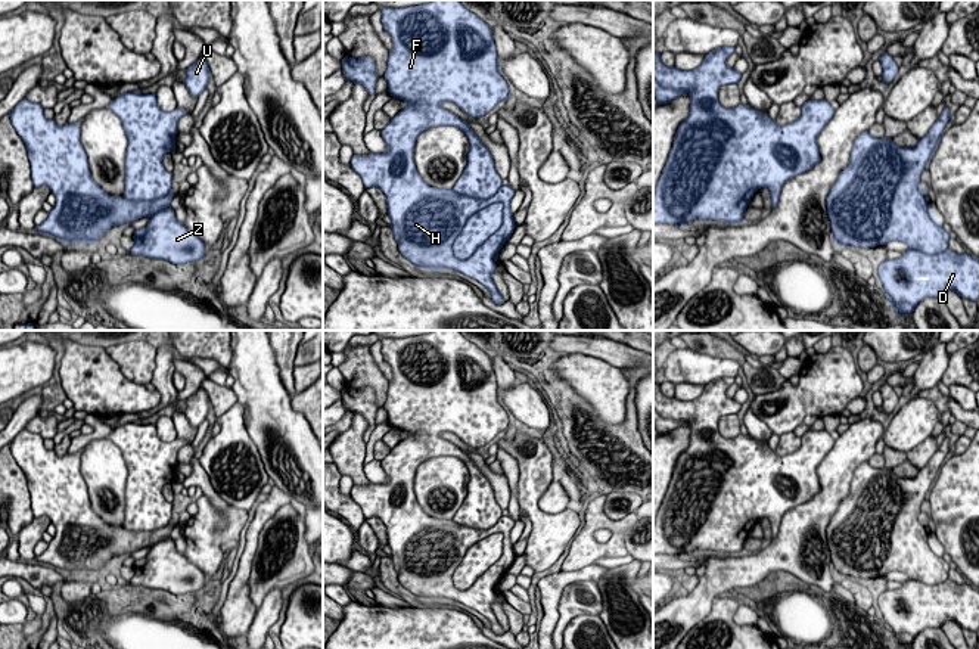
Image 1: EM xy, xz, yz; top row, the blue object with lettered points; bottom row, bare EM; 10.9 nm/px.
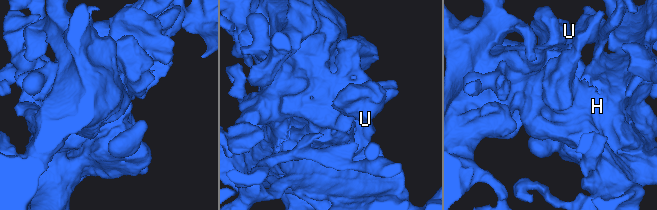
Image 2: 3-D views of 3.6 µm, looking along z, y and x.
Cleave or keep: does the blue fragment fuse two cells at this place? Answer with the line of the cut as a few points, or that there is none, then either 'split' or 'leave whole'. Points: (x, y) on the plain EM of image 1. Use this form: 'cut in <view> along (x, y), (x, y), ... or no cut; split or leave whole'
no cut; leave whole

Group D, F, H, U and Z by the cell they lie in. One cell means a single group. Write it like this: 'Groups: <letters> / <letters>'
Groups: D F H U Z

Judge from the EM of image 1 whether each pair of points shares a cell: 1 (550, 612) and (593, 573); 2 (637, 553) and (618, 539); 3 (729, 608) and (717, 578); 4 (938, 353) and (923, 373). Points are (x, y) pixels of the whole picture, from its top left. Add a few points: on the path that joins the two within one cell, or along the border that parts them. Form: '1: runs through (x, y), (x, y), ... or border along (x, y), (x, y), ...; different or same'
1: runs through (550, 598), (566, 578), (578, 577); same
2: border along (630, 528), (625, 534), (625, 550), (628, 553); different
3: border along (714, 596), (711, 609), (693, 626); different
4: runs through (938, 357), (928, 369); same

